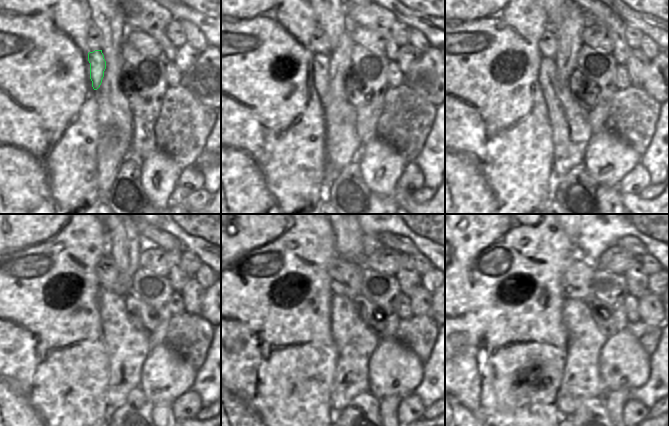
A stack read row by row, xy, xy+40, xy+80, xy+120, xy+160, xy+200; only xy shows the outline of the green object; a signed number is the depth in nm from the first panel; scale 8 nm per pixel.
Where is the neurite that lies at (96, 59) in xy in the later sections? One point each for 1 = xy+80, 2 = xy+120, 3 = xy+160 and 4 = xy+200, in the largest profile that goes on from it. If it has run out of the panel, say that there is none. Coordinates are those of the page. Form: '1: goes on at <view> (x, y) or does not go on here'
1: goes on at xy+80 (571, 132)
2: goes on at xy+120 (128, 348)
3: goes on at xy+160 (355, 342)
4: goes on at xy+200 (581, 379)

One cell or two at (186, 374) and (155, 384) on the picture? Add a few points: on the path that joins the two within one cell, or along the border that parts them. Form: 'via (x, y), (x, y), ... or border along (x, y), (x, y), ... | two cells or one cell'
via (178, 376), (166, 376), (163, 379) | one cell

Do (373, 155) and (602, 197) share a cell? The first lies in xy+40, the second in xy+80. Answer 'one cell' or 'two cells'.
two cells

